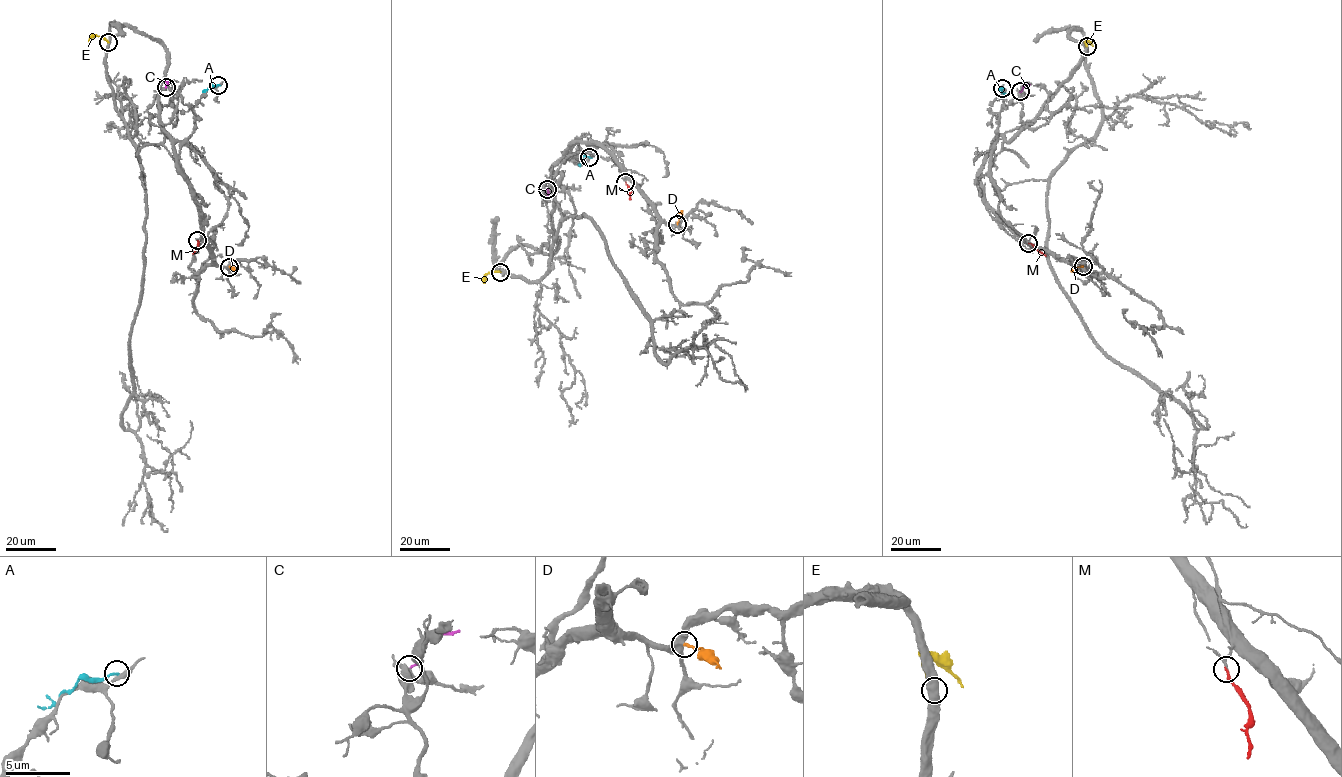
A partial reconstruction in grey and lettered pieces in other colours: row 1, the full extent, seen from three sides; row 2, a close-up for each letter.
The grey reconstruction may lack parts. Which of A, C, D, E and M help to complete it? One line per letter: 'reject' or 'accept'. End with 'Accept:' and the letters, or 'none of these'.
A: reject
C: reject
D: accept
E: reject
M: accept
Accept: D, M

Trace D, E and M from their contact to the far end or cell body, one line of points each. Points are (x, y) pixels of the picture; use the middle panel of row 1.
D: (677, 224), (681, 210)
E: (500, 271), (487, 273), (484, 283)
M: (625, 182), (629, 199)

